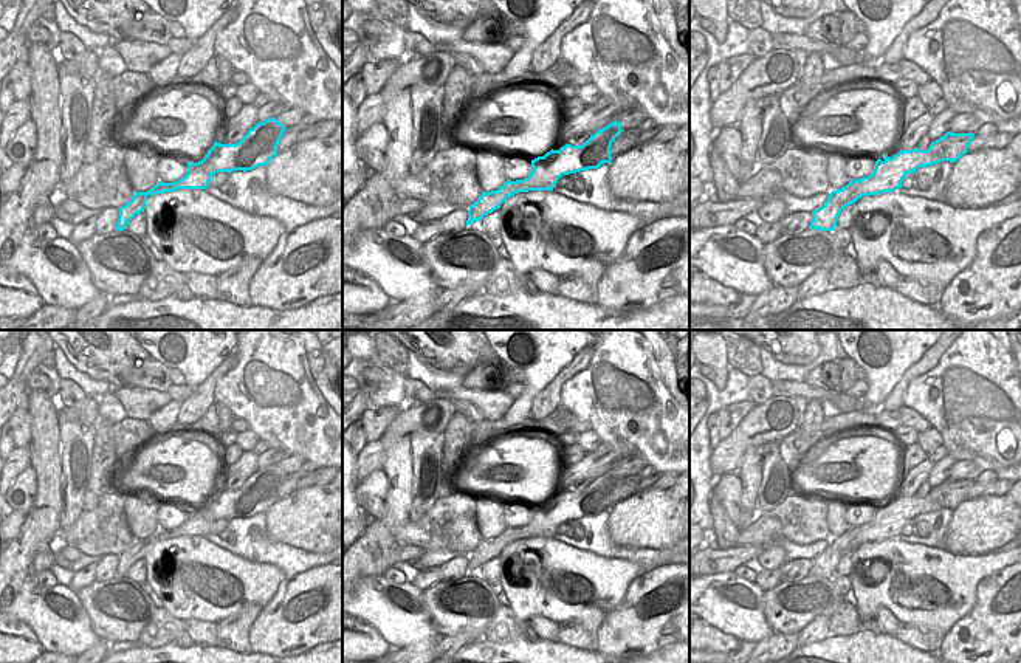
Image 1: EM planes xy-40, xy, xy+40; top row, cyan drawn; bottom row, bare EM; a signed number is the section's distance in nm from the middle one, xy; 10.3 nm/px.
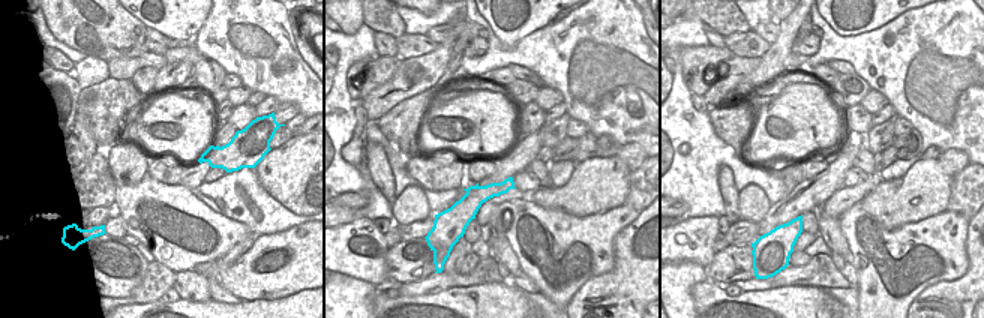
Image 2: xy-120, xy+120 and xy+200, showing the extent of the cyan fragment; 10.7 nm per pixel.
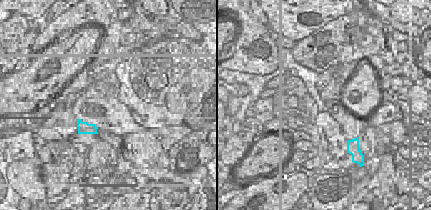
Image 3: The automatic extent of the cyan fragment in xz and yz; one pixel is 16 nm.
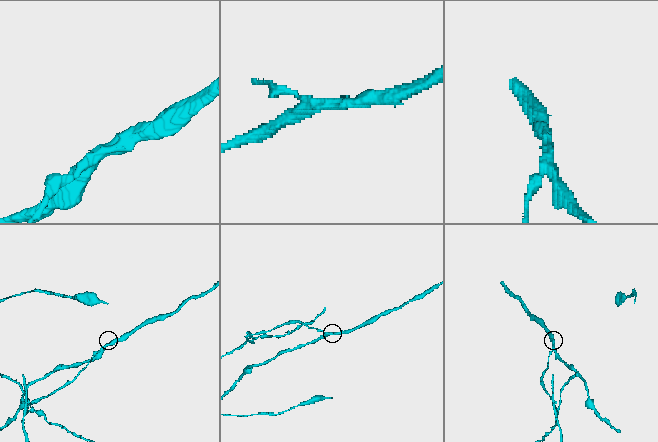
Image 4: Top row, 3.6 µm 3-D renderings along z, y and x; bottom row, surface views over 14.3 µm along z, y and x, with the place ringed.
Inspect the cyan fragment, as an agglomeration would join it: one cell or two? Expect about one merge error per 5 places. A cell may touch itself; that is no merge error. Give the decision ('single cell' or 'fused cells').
fused cells

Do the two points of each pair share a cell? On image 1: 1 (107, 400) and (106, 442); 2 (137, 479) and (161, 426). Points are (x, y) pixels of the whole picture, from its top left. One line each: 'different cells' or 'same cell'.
1: different cells
2: different cells

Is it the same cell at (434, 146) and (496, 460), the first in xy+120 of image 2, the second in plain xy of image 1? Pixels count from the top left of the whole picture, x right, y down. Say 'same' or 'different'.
same

